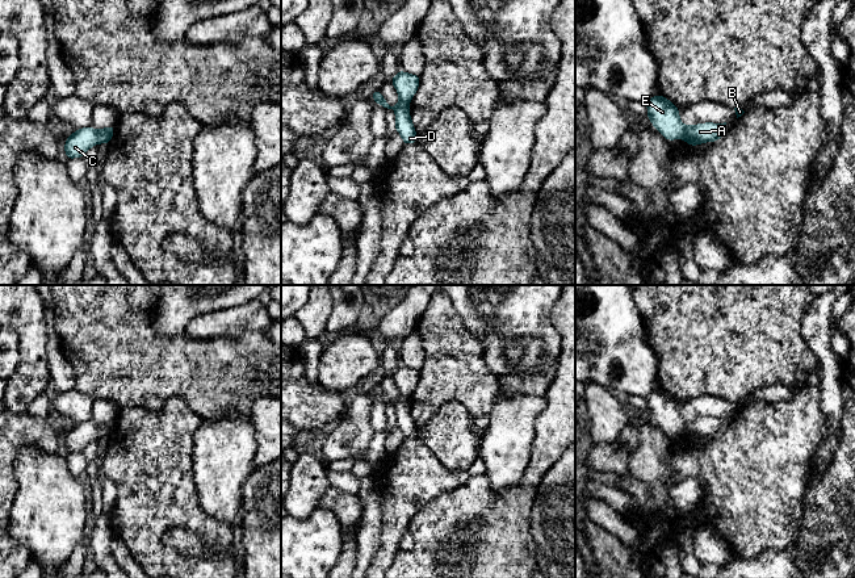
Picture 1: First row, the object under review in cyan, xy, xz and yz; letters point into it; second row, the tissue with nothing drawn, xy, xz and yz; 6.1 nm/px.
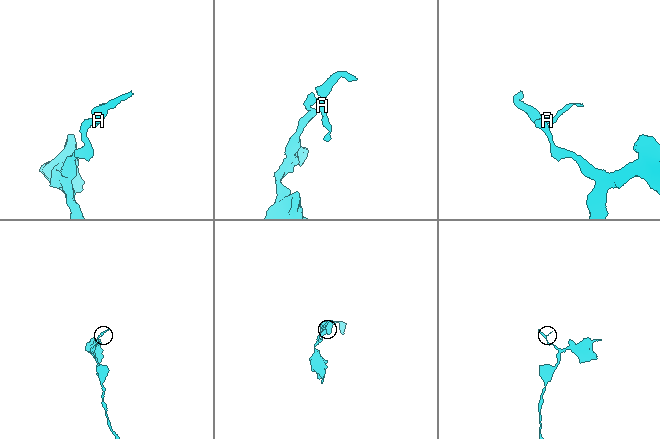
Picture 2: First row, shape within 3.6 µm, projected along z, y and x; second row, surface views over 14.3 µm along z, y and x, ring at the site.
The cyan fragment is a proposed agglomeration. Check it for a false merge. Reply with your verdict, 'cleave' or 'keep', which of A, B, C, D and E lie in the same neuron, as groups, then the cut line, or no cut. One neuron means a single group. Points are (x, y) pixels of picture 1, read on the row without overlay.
keep; A B C D E; no cut

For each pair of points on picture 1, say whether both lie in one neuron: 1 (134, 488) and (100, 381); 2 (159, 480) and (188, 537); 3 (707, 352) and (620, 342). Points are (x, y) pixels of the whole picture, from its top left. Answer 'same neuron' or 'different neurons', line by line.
1: different neurons
2: different neurons
3: different neurons

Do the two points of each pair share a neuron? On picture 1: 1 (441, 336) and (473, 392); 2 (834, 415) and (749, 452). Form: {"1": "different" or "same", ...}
{"1": "same", "2": "different"}

